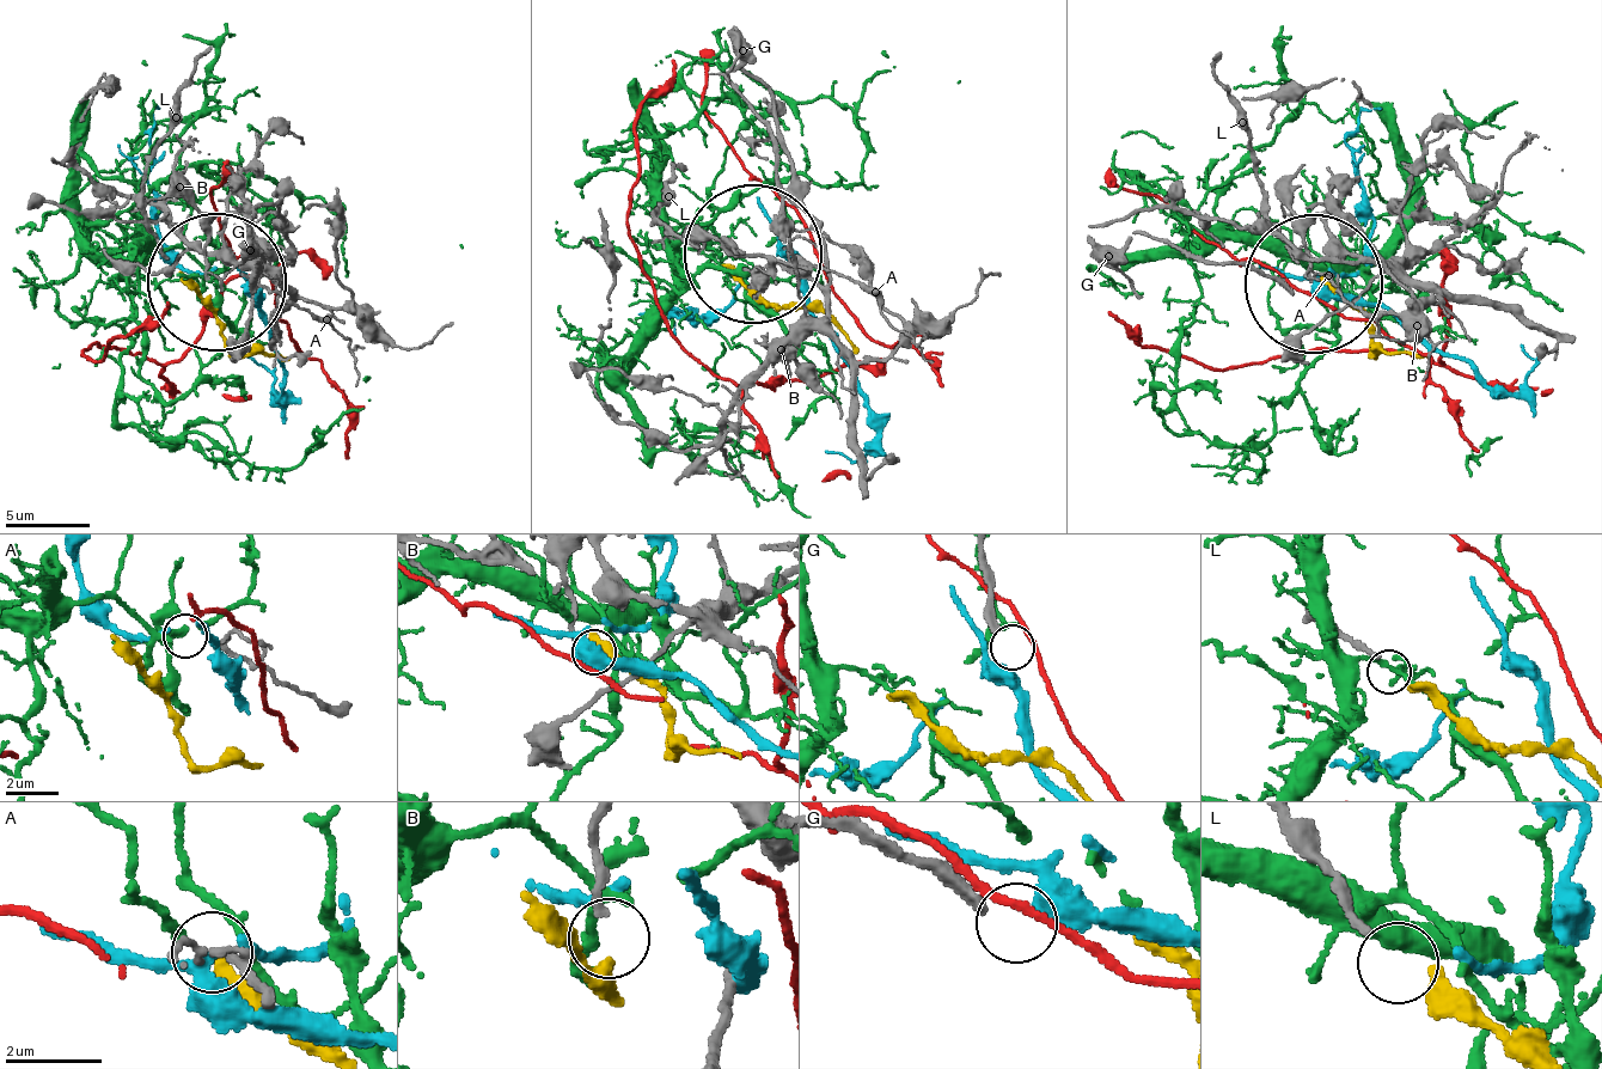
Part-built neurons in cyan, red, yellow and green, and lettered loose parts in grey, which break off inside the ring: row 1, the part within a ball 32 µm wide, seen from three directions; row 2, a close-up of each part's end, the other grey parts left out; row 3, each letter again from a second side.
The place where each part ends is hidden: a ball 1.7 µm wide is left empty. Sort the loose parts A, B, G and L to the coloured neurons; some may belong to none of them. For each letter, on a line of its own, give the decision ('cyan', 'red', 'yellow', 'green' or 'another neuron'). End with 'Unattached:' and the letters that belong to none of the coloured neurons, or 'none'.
A: green
B: another neuron
G: another neuron
L: yellow
Unattached: B, G

